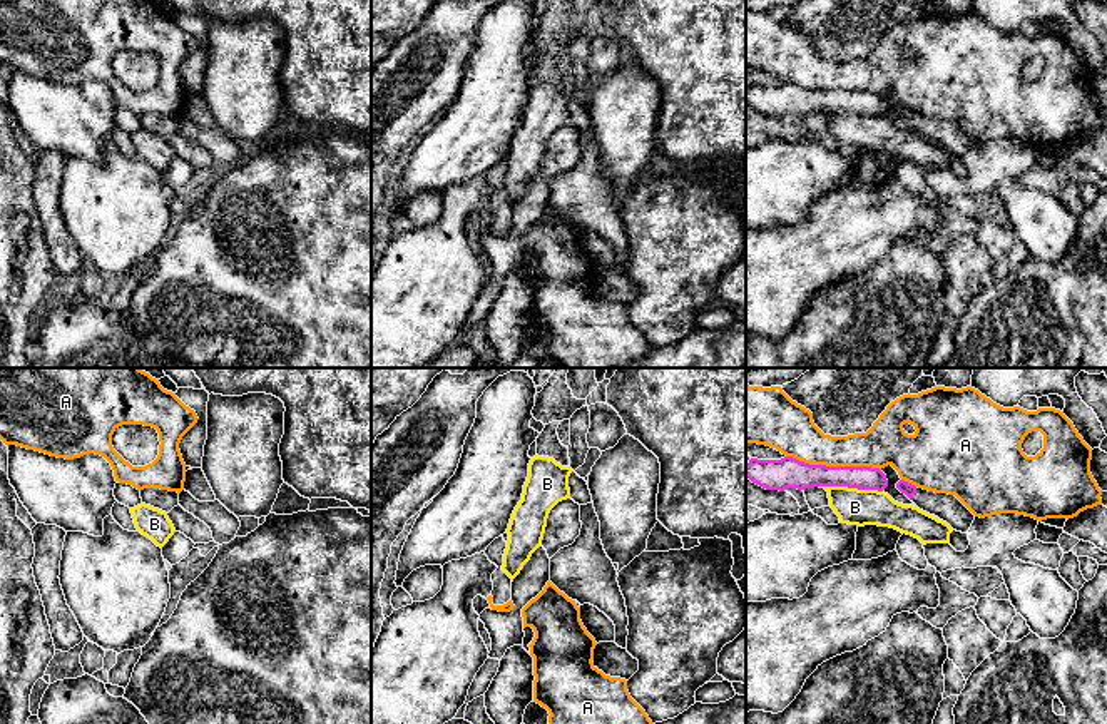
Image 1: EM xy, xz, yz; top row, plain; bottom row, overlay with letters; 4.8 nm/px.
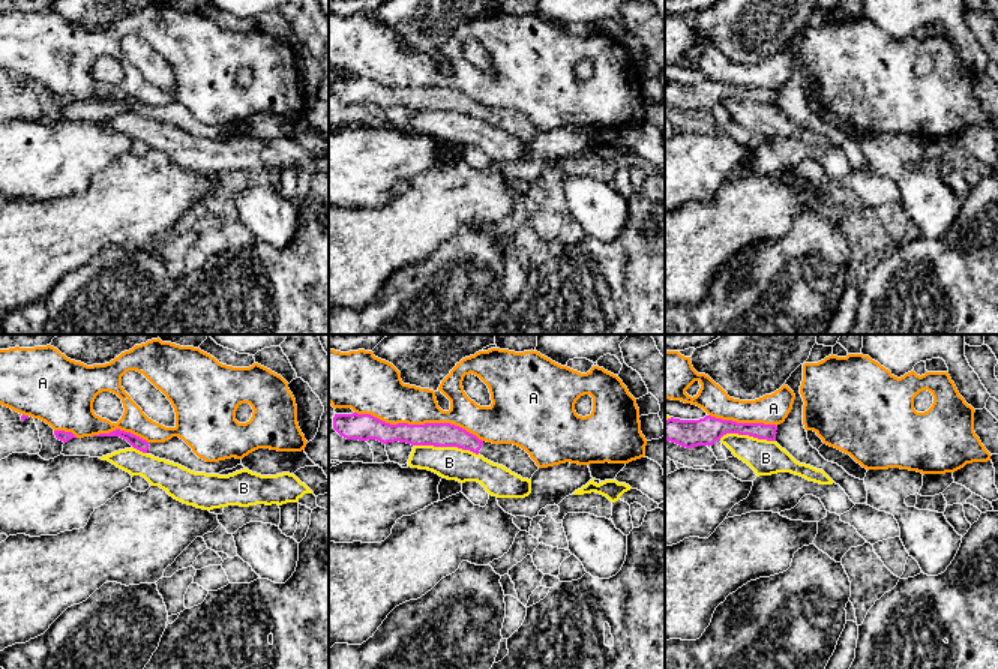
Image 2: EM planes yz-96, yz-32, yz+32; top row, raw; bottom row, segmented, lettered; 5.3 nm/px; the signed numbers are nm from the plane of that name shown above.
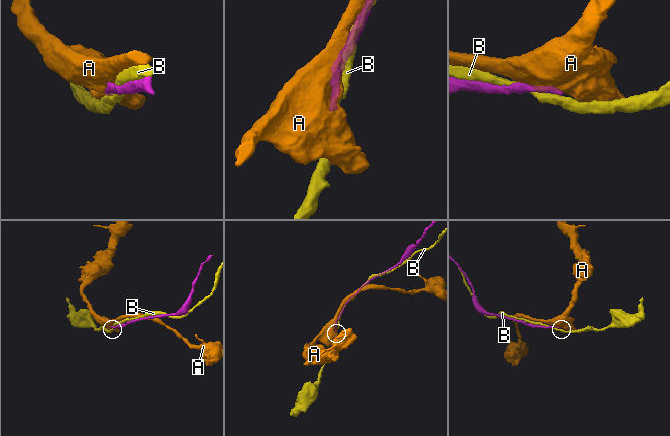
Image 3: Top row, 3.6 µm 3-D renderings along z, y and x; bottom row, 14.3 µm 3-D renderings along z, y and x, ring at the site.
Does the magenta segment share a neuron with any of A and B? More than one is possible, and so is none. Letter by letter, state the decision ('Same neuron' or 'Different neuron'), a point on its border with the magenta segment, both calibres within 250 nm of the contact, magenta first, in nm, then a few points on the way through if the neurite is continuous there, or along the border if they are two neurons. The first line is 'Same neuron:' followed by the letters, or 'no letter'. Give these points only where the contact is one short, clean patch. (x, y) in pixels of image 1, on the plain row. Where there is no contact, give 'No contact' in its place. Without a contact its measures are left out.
Same neuron: no letter
A: Different neuron. Touches magenta at yz (833, 92). Thickness 150 nm (magenta) against 220 nm
B: Different neuron. Touches magenta at yz (851, 112). Thickness 130 nm (magenta) against 180 nm

